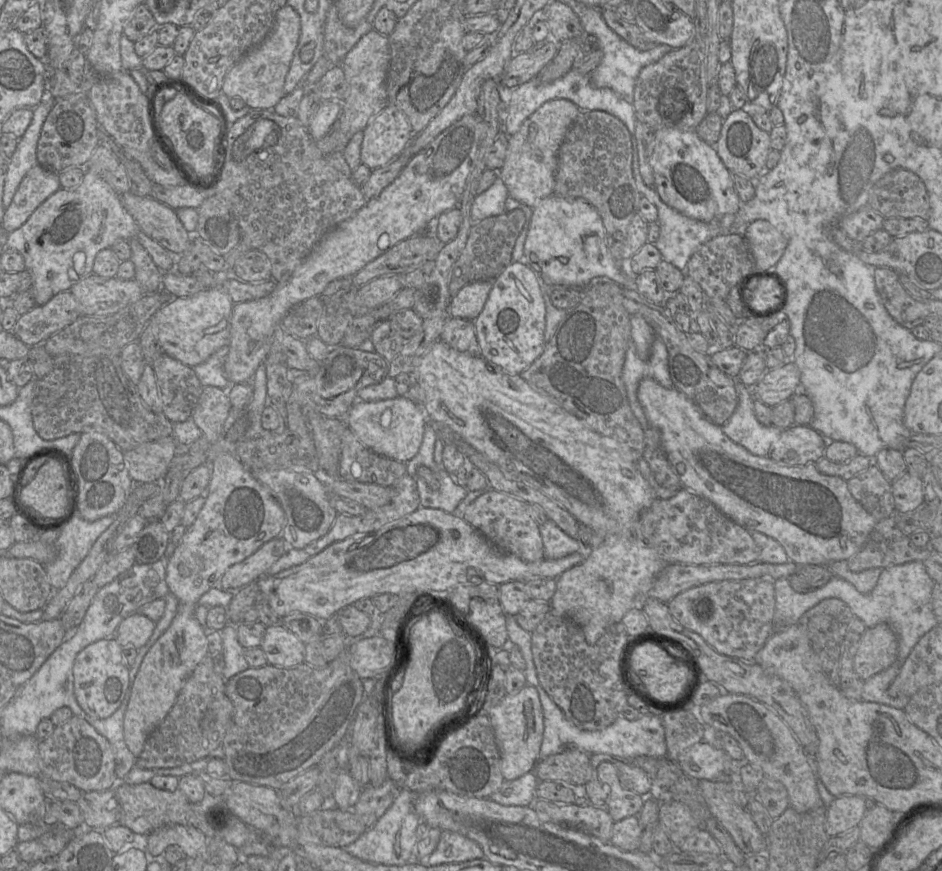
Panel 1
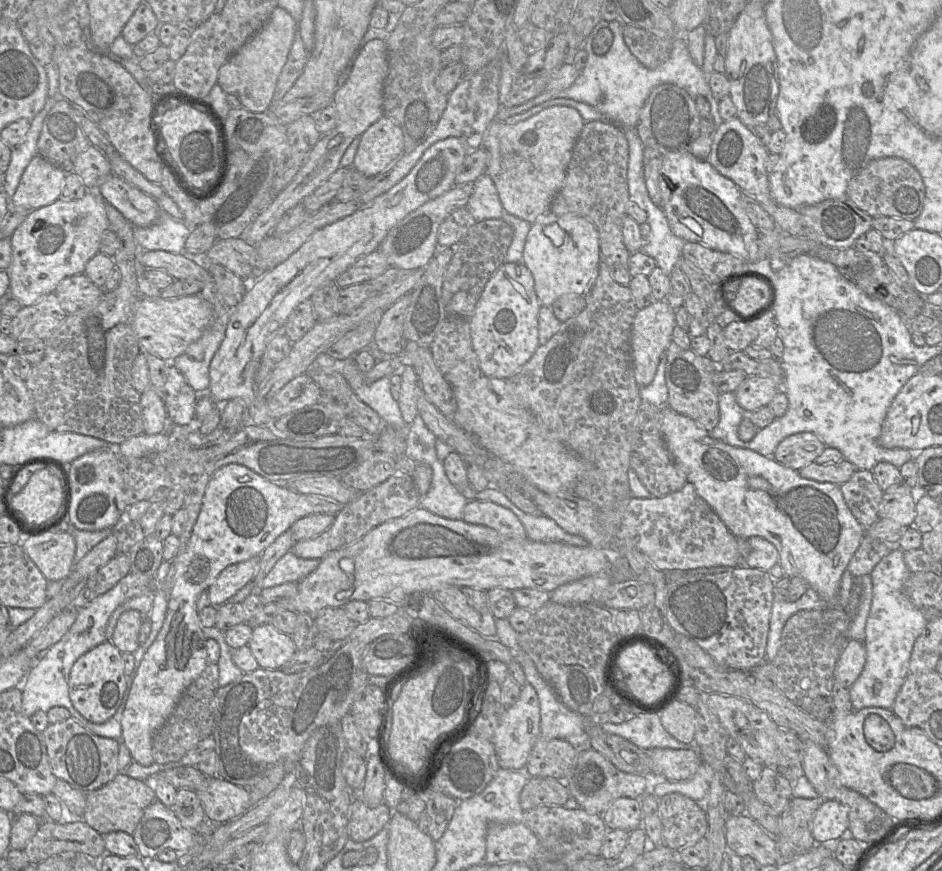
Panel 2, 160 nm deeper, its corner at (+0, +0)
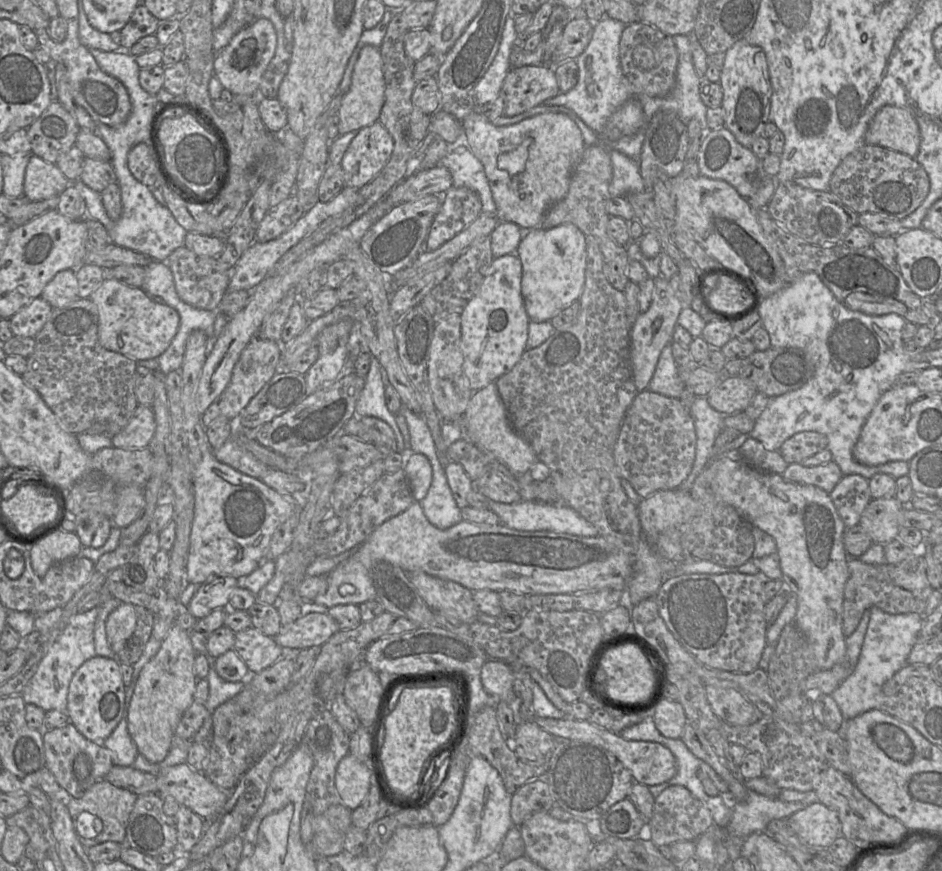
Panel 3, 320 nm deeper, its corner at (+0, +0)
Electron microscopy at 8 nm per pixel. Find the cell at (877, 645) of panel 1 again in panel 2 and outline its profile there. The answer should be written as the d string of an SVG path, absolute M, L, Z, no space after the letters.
M848 640L840 653L834 670L834 681L849 689L861 674L866 663L864 642Z

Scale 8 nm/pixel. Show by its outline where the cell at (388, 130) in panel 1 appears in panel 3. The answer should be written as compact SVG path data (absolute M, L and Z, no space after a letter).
M380 121L360 129L341 161L345 187L360 189L371 182L386 166L393 149L394 140Z

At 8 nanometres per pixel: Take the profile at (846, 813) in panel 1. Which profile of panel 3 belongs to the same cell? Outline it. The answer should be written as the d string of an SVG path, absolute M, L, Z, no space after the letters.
M812 801L787 821L802 842L814 847L828 848L841 835L838 814L819 801Z

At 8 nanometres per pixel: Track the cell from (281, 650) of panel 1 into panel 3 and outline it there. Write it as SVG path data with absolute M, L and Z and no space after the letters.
M254 627L235 634L233 649L246 663L248 669L258 673L284 656L285 649L273 637L263 634Z

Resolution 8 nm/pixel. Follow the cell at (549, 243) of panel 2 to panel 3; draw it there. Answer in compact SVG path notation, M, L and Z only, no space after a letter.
M567 223L550 229L532 229L517 248L522 262L521 292L531 322L545 322L565 306L579 301L587 265L586 236L575 225Z

